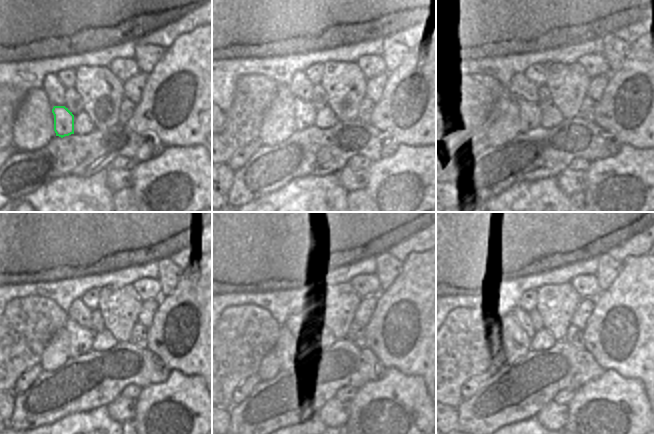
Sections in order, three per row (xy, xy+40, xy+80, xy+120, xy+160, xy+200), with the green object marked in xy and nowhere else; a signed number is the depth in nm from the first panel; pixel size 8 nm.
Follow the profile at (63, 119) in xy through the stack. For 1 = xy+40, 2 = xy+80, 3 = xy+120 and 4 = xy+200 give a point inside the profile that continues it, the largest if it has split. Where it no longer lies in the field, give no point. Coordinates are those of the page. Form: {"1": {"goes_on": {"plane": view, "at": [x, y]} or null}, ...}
{"1": {"goes_on": {"plane": "xy+40", "at": [304, 113]}}, "2": {"goes_on": {"plane": "xy+80", "at": [530, 114]}}, "3": {"goes_on": {"plane": "xy+120", "at": [81, 339]}}, "4": {"goes_on": {"plane": "xy+200", "at": [527, 332]}}}

